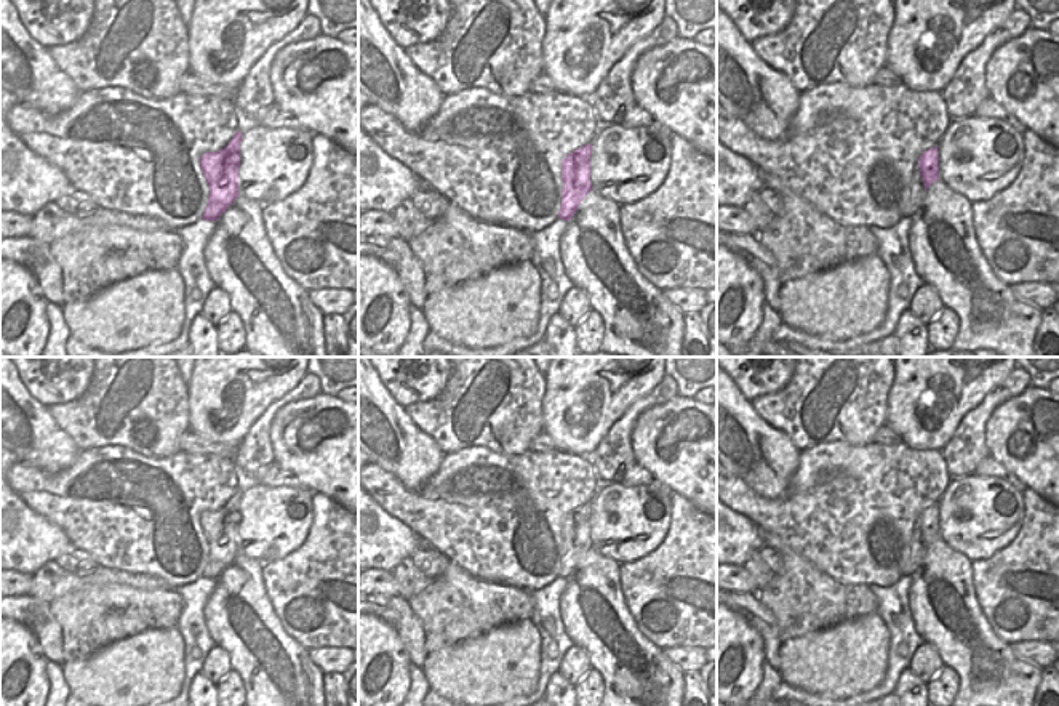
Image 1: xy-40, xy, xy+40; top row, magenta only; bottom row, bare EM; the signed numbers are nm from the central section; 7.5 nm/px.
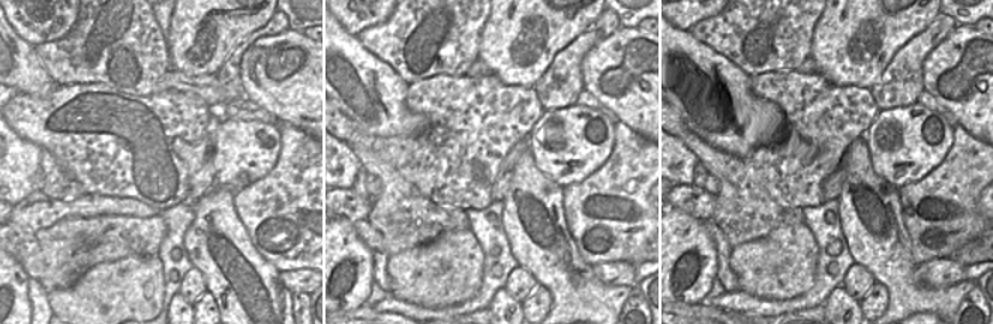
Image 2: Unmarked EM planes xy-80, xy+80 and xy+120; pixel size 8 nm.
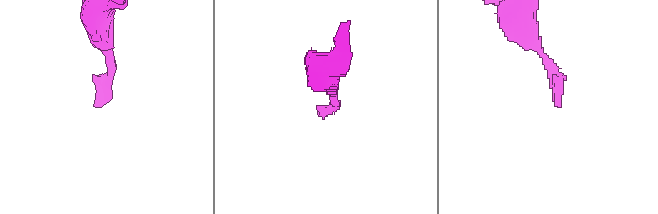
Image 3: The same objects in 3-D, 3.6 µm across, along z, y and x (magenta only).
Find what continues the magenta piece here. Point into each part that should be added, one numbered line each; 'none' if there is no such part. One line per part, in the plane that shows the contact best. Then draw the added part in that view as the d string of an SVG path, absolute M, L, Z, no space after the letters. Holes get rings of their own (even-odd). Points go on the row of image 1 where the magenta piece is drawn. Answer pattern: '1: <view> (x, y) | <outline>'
1: xy+40 (912, 199) | M918 163L913 168L913 174L910 179L909 187L905 189L901 203L899 203L899 211L902 216L912 218L913 213L921 207L925 199L925 184L920 176L920 168Z

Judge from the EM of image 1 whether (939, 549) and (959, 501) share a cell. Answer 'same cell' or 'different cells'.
different cells

